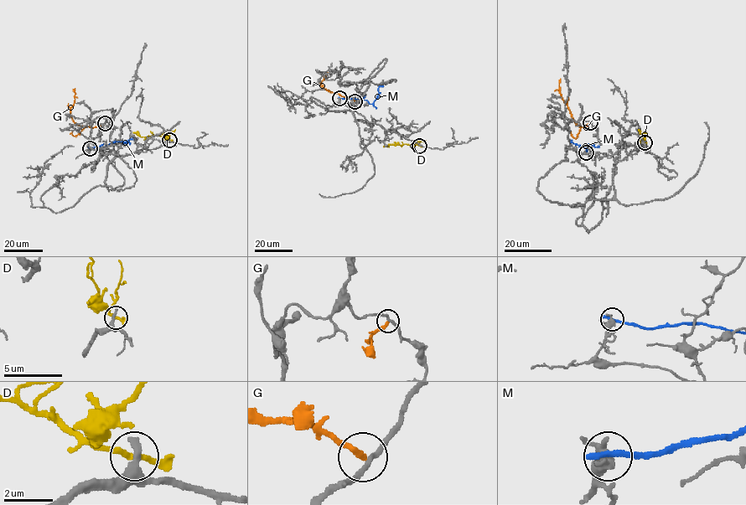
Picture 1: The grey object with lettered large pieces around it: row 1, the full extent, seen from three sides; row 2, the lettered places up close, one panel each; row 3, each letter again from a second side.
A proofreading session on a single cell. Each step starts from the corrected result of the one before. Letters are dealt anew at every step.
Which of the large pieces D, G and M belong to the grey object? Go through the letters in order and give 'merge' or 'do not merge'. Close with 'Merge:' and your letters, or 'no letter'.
D: do not merge
G: do not merge
M: do not merge
Merge: no letter

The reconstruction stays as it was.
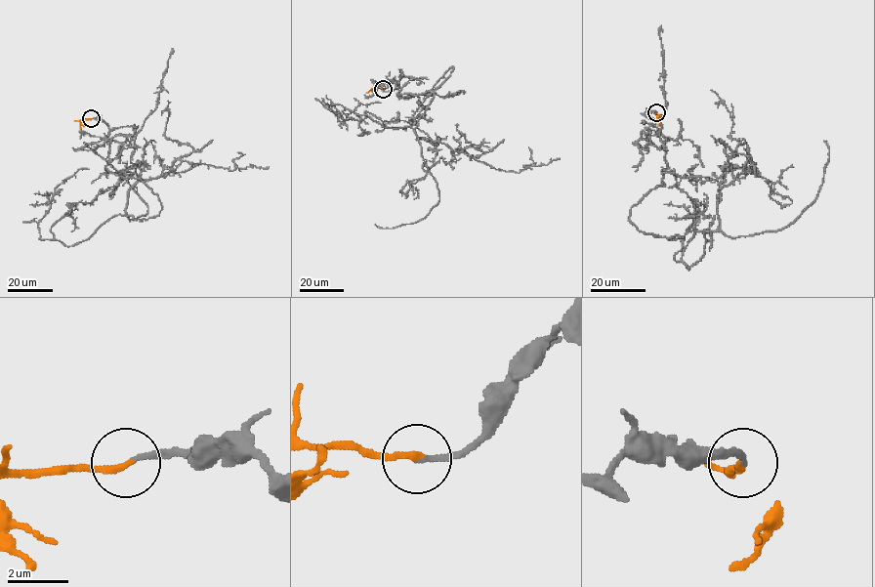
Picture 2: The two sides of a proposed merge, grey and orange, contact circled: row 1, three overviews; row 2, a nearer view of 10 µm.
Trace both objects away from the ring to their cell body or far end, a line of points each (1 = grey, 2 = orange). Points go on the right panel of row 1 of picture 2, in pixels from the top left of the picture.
1: (656, 112), (665, 185), (630, 221), (706, 231), (688, 269), (674, 255), (695, 206), (674, 173)
2: (656, 112), (658, 126)

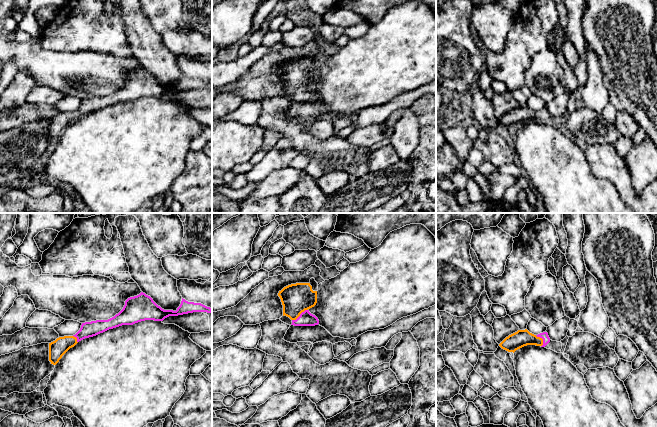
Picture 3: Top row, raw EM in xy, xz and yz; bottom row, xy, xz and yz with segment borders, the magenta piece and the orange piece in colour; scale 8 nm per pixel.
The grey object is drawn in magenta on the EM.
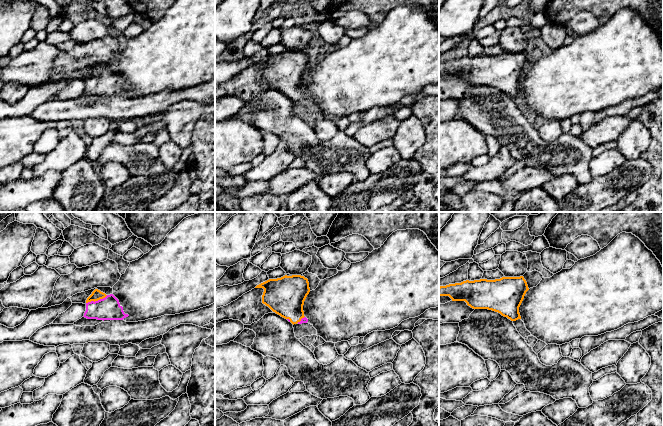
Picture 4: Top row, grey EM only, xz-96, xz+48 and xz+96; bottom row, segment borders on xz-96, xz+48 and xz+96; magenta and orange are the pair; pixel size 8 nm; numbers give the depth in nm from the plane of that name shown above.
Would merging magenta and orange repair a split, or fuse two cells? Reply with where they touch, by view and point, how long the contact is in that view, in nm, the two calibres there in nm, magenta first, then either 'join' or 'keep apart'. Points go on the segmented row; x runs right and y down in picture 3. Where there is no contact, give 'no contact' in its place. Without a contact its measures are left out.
contact xz (300, 315); length 160 nm; calibres 110 and 240 nm; join

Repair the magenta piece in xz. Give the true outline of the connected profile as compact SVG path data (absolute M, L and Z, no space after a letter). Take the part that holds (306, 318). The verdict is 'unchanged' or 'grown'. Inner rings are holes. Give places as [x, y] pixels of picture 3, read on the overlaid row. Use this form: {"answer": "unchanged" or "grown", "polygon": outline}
{"answer": "grown", "polygon": "M296 283L284 287L278 296L283 305L283 316L292 320L294 326L315 326L319 324L318 318L309 312L309 309L317 303L317 291L312 290L310 283Z"}

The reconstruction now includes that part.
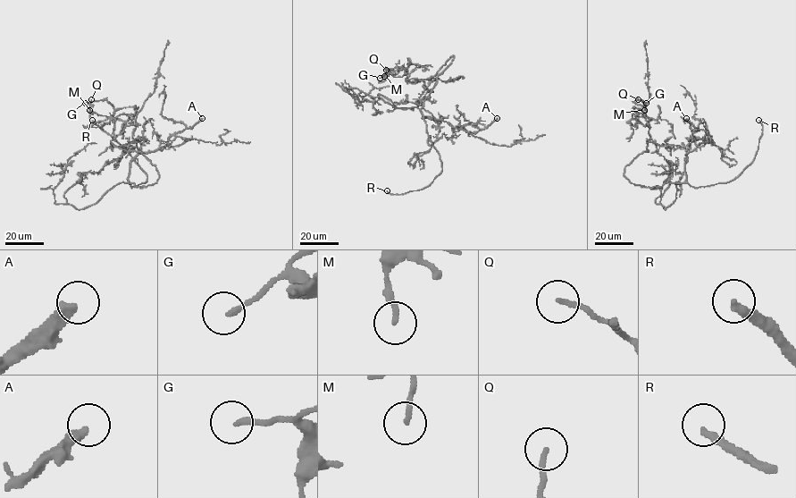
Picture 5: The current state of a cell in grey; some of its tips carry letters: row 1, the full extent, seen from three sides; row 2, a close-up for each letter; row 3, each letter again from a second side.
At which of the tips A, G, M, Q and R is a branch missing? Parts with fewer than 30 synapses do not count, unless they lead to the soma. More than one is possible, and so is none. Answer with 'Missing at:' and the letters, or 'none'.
Missing at: A, R

